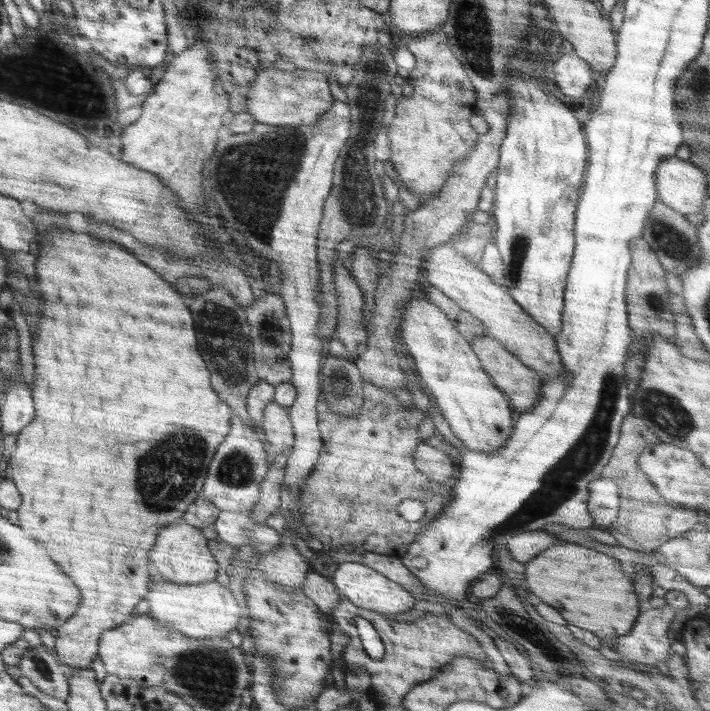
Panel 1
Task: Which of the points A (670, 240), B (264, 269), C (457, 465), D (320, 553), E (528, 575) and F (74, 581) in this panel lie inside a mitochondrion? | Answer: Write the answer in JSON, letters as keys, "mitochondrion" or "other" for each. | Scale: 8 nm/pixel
{"A":"mitochondrion","B":"other","C":"other","D":"other","E":"other","F":"other"}

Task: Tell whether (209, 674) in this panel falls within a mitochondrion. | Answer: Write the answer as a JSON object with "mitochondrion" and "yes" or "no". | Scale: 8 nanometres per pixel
{"mitochondrion":"yes"}

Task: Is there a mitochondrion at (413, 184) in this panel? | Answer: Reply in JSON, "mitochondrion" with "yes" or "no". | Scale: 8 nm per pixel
{"mitochondrion":"no"}

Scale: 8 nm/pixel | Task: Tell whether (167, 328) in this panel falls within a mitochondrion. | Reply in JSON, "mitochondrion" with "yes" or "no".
{"mitochondrion":"no"}

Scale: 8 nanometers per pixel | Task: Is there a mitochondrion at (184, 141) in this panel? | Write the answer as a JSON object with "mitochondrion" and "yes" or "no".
{"mitochondrion":"yes"}

